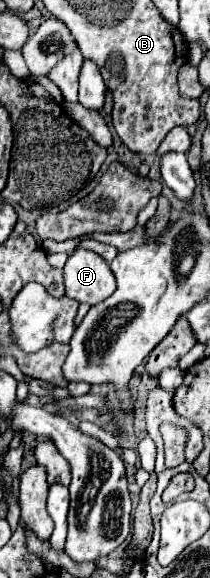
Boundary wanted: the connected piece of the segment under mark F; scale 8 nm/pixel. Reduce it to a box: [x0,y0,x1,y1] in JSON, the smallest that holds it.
[63,249,115,305]

